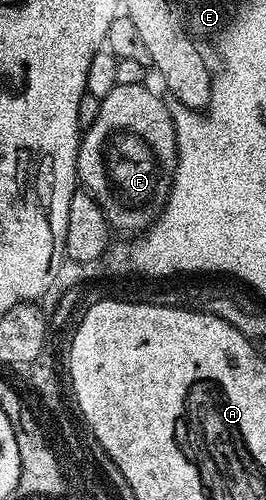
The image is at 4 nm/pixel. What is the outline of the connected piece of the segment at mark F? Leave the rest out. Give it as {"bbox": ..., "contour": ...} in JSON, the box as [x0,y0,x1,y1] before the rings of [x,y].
{"bbox":[78,84,177,230],"contour":[[[143,84],[115,86],[113,92],[109,92],[109,96],[98,103],[99,111],[91,127],[82,131],[79,144],[78,181],[82,189],[102,207],[108,223],[121,230],[143,230],[154,223],[159,217],[159,211],[167,204],[167,197],[171,195],[171,181],[175,178],[177,140],[171,112],[168,103],[163,103],[153,91],[146,88]]]}

